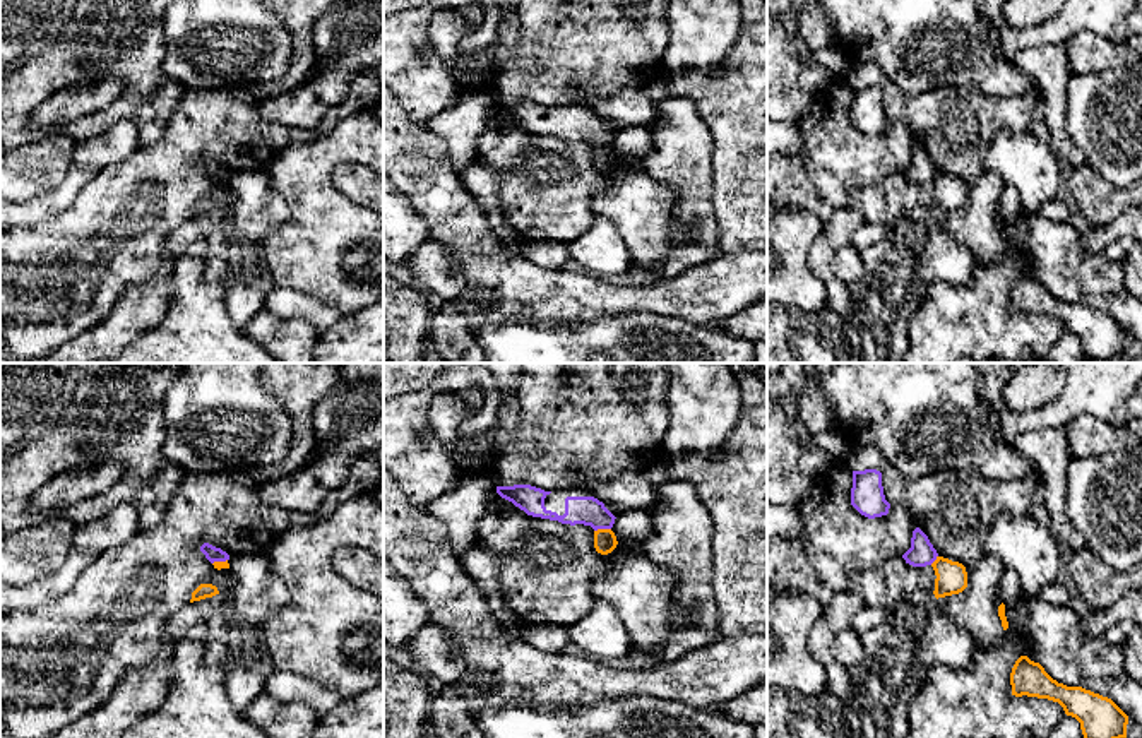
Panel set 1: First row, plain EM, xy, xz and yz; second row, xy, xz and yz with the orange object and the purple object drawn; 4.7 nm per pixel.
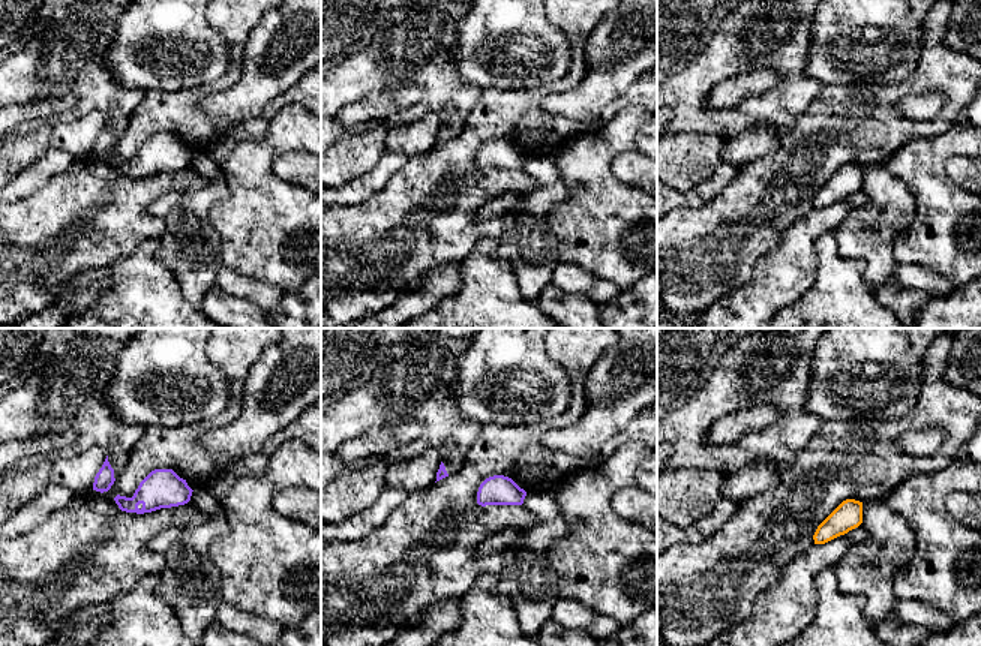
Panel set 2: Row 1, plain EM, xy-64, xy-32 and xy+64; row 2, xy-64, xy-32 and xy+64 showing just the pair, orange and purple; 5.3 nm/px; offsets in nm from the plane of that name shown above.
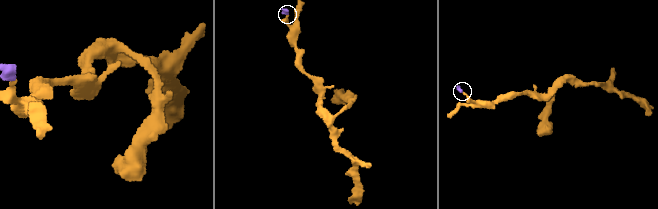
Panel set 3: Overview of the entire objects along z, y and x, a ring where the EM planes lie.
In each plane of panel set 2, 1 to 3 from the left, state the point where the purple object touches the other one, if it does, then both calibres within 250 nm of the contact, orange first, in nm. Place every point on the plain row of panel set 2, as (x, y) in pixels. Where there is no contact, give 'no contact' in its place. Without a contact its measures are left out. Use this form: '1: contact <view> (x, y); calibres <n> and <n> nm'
1: no contact
2: no contact
3: no contact

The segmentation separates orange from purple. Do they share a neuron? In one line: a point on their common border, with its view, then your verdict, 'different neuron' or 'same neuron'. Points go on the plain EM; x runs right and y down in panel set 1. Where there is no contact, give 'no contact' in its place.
xz (601, 146) | different neuron

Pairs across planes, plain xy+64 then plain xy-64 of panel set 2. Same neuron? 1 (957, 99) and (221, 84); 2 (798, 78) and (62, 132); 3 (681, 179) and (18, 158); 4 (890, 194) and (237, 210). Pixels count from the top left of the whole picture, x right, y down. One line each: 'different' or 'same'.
1: same
2: different
3: same
4: different

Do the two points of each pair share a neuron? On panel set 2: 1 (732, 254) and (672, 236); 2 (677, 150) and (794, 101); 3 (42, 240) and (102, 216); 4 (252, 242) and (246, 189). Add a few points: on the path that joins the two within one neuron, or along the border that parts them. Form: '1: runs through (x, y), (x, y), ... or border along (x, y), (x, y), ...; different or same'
1: runs through (717, 254), (690, 254), (687, 251); same
2: border along (705, 132), (708, 134); different
3: runs through (57, 233), (87, 216); same
4: runs through (252, 228), (252, 203); same

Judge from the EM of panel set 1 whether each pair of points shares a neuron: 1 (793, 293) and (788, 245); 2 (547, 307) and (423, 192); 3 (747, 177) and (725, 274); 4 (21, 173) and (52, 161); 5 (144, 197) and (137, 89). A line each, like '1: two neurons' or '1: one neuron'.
1: one neuron
2: one neuron
3: two neurons
4: one neuron
5: two neurons

